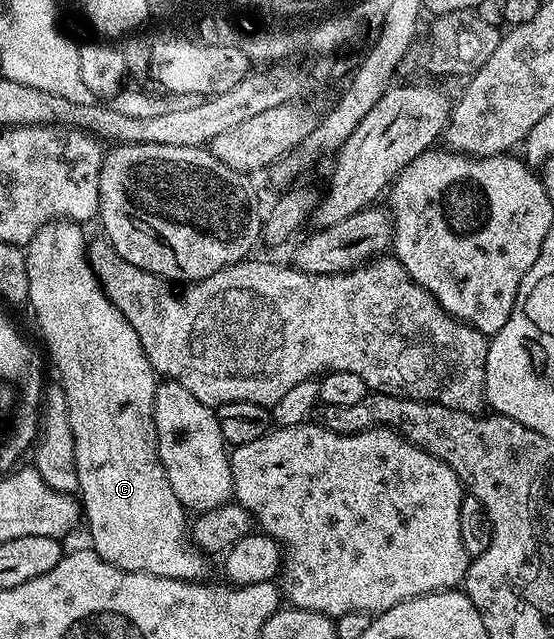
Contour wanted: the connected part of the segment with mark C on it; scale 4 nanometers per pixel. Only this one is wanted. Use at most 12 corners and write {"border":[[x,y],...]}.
{"border":[[83,226],[25,246],[95,553],[198,581],[160,384]]}

